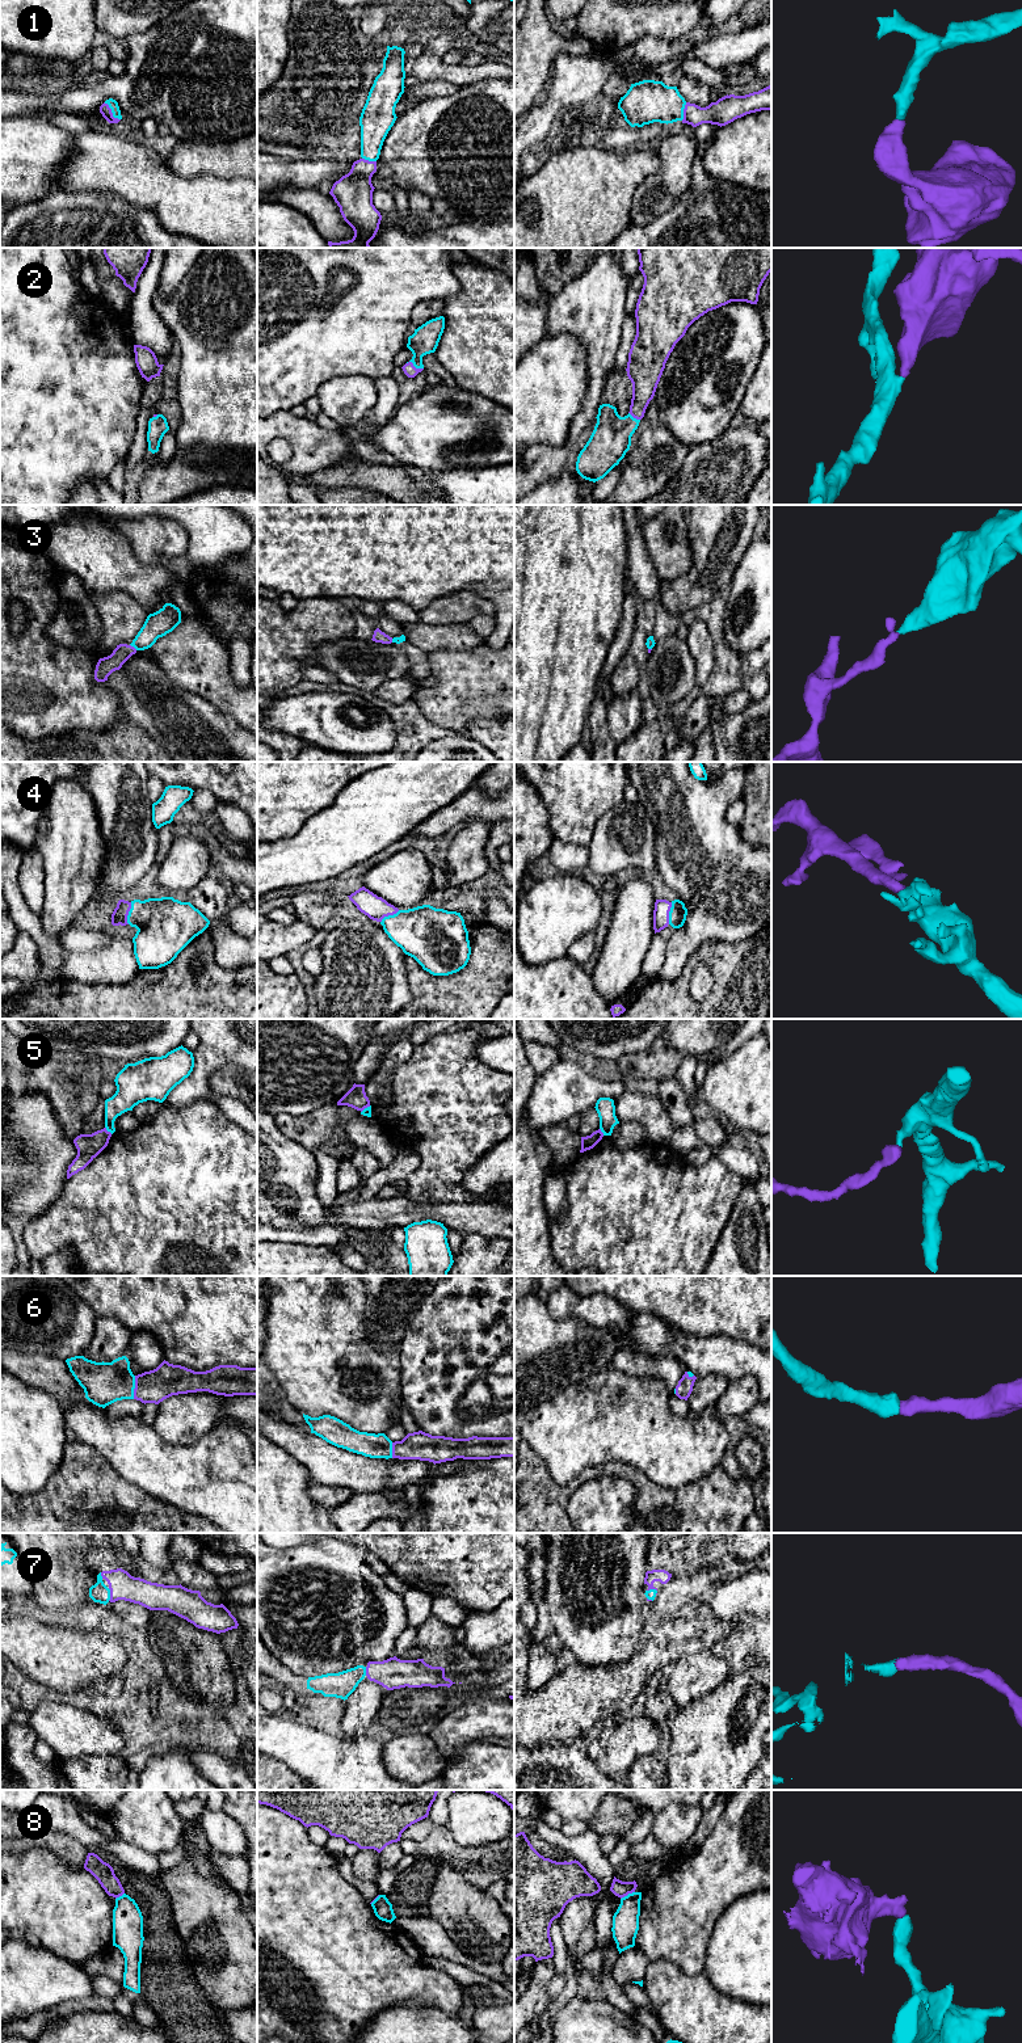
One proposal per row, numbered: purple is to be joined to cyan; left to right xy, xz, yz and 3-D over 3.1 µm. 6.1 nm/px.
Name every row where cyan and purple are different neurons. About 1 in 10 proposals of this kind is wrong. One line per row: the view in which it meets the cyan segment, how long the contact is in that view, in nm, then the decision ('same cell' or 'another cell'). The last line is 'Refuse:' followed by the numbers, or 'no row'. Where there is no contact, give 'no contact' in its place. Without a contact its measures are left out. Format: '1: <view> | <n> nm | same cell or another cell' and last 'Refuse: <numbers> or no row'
1: xy | 150 nm | same cell
2: xz | 110 nm | same cell
3: xy | 60 nm | same cell
4: xy | 140 nm | same cell
5: xy | 60 nm | another cell
6: xy | 140 nm | same cell
7: xy | 80 nm | same cell
8: yz | 100 nm | another cell
Refuse: 5, 8

